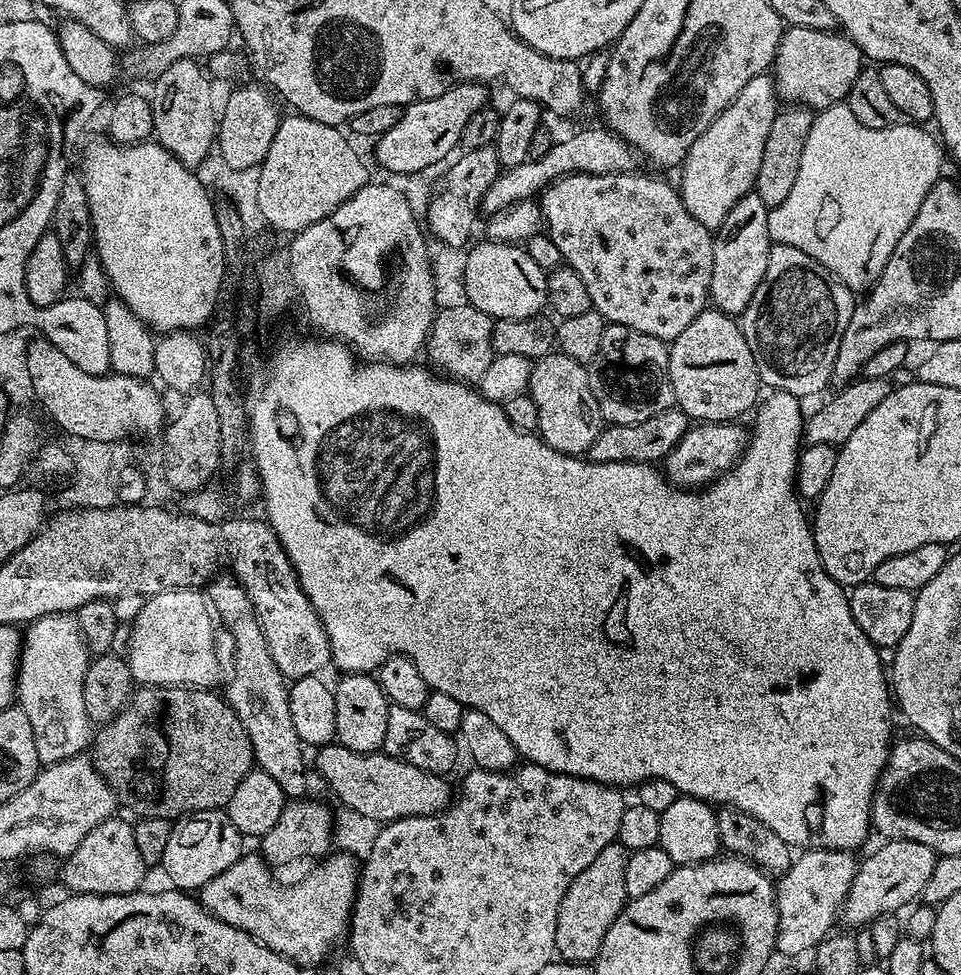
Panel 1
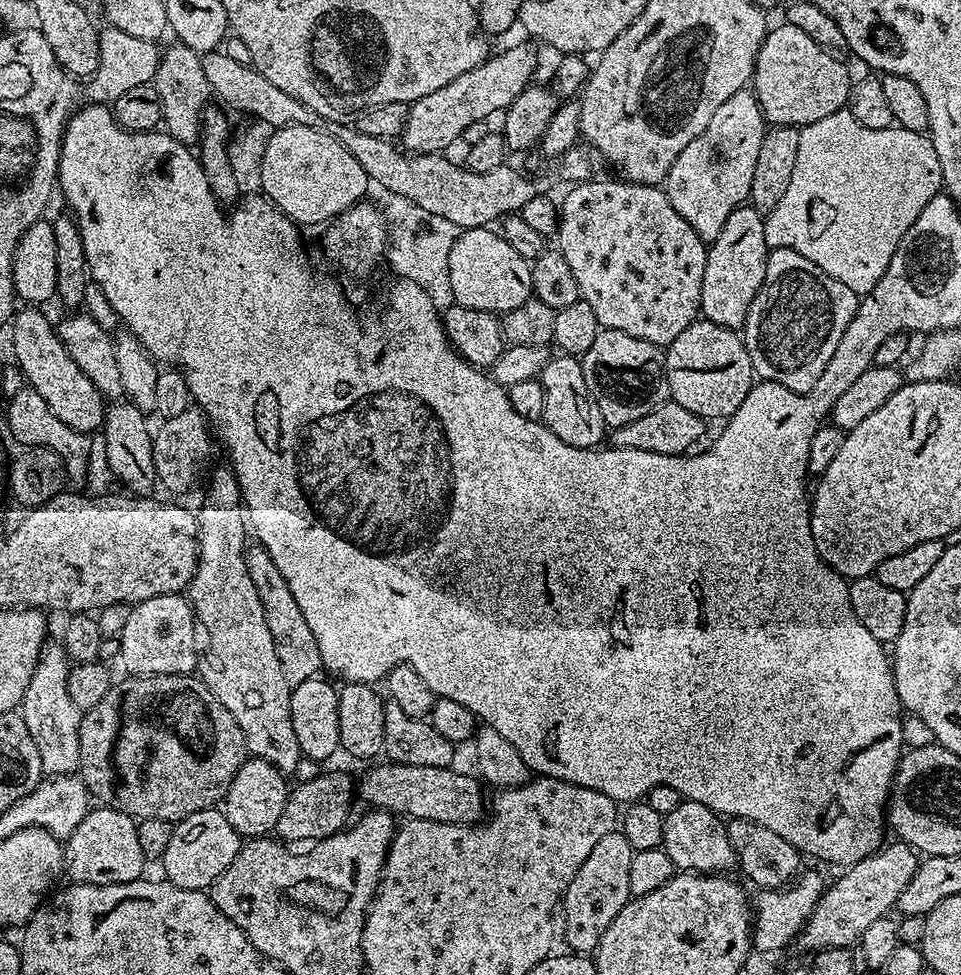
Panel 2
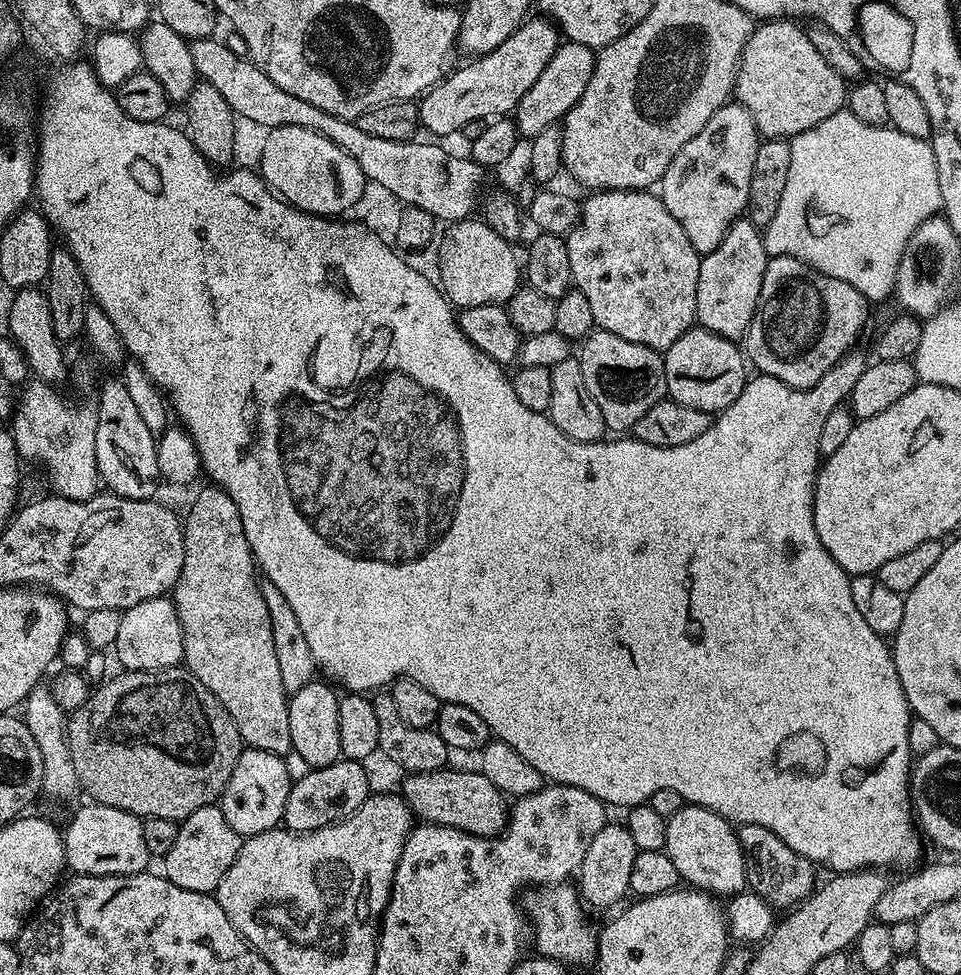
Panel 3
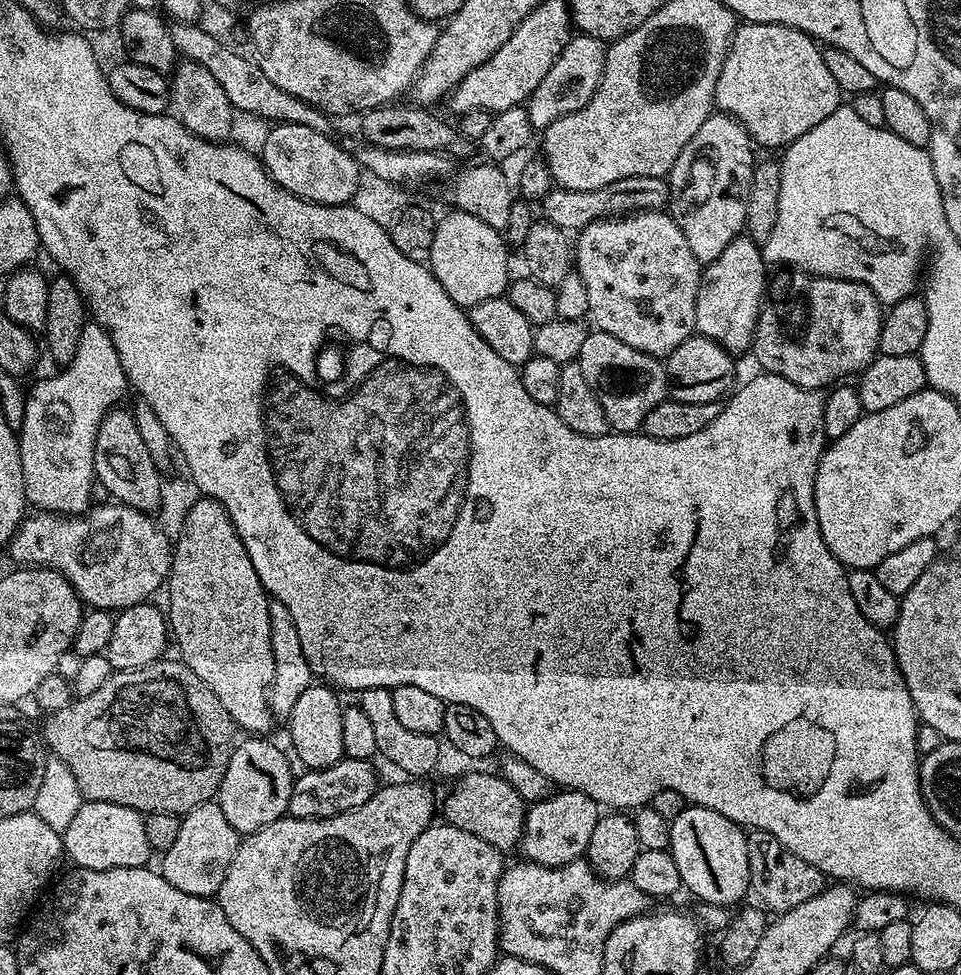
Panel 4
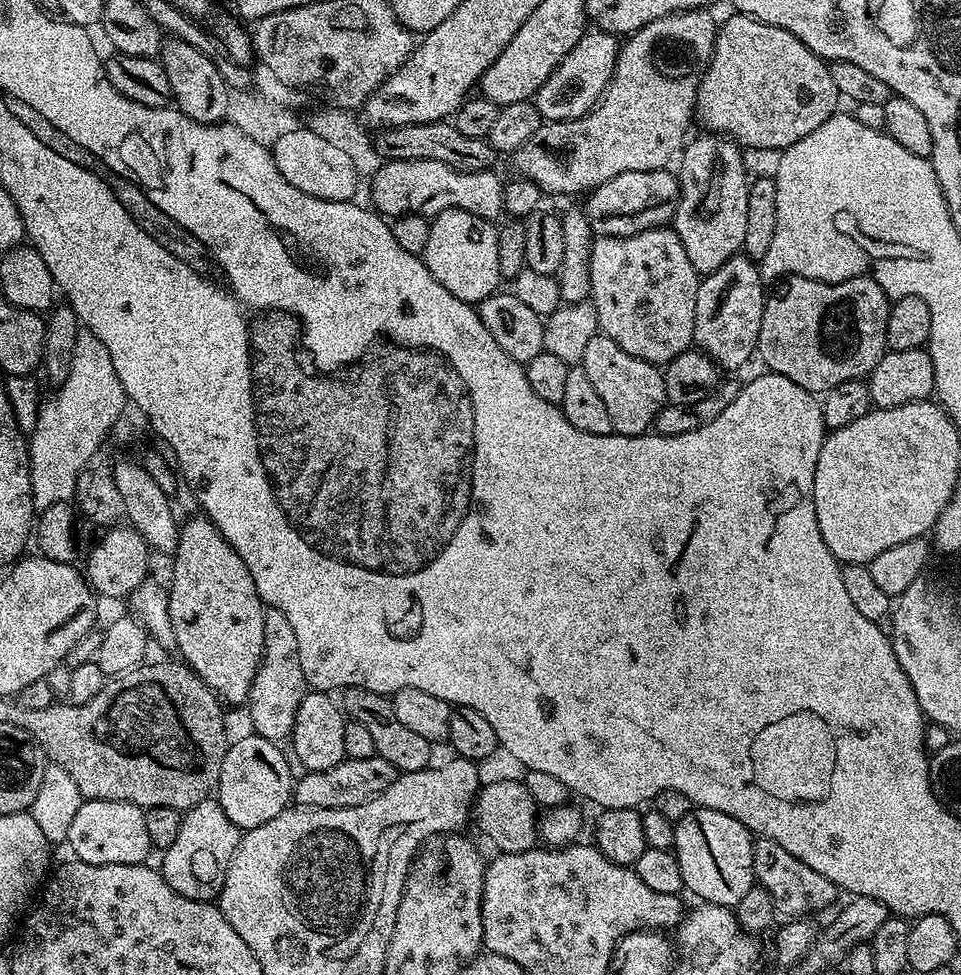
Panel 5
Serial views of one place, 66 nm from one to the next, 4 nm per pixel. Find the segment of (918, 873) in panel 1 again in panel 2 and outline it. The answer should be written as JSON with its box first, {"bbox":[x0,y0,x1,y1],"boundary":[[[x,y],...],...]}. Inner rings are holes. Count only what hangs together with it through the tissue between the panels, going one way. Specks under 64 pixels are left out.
{"bbox":[798,842,918,950],"boundary":[[[888,842],[873,856],[862,858],[862,862],[841,871],[844,873],[833,884],[831,881],[825,887],[798,935],[798,944],[812,948],[811,950],[852,948],[853,945],[859,945],[862,933],[878,918],[889,915],[896,908],[902,890],[906,890],[906,886],[910,886],[910,880],[914,878],[917,865],[918,853],[912,845]]]}

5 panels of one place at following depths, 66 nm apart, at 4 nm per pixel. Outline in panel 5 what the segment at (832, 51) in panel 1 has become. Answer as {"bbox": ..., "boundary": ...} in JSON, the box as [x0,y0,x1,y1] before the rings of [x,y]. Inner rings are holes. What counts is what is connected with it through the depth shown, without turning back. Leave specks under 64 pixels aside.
{"bbox":[695,14,838,148],"boundary":[[[732,14],[728,21],[719,25],[716,40],[712,43],[712,56],[708,67],[700,77],[696,95],[695,119],[700,120],[701,129],[719,134],[748,148],[789,148],[794,142],[814,134],[822,122],[835,116],[838,97],[834,78],[830,78],[830,67],[808,49],[790,30],[770,26],[753,16]]]}

